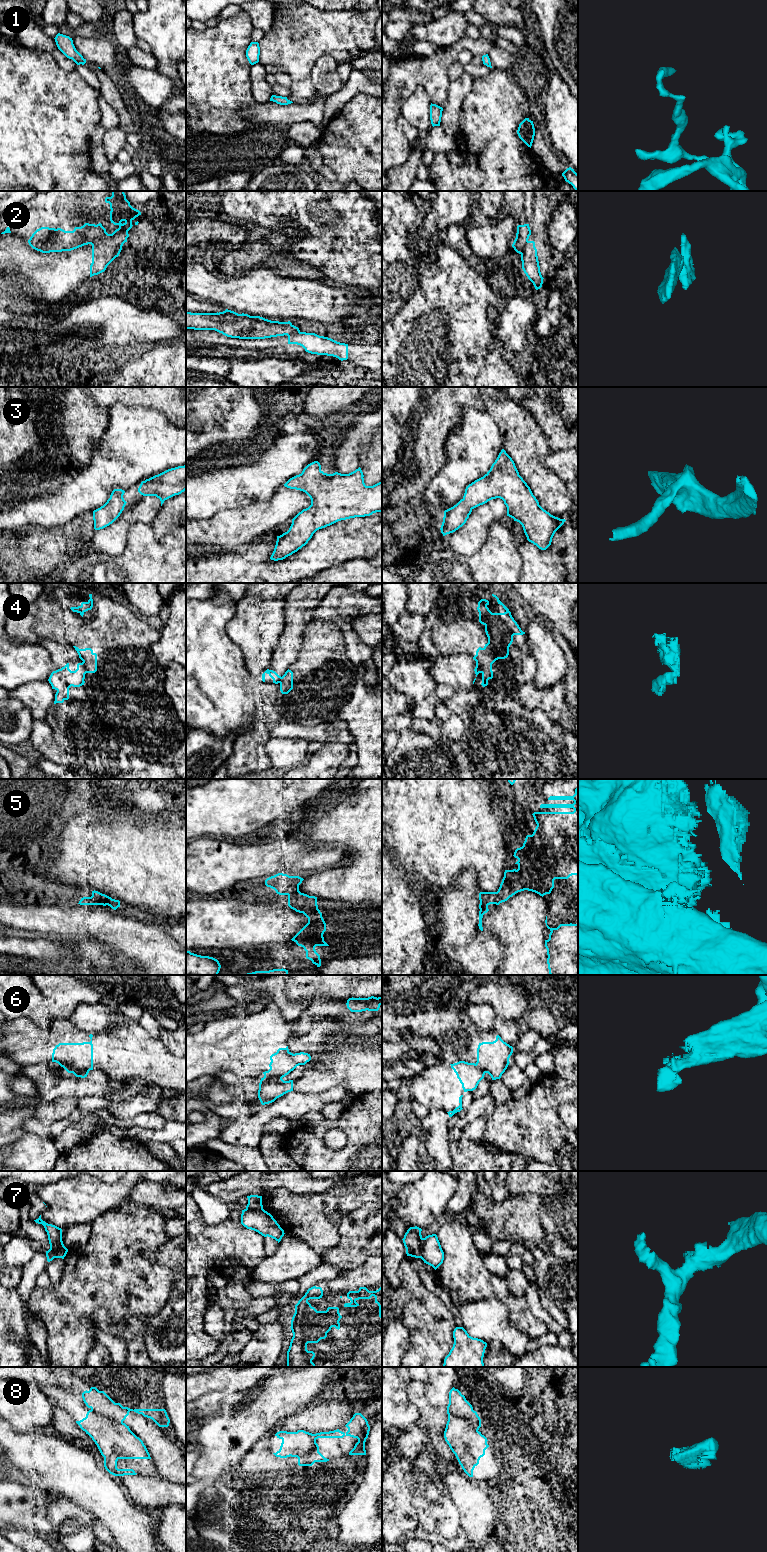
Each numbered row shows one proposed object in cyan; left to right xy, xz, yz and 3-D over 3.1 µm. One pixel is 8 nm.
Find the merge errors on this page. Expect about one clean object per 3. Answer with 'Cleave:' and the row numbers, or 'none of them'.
Cleave: 2, 4, 5, 6, 7, 8

